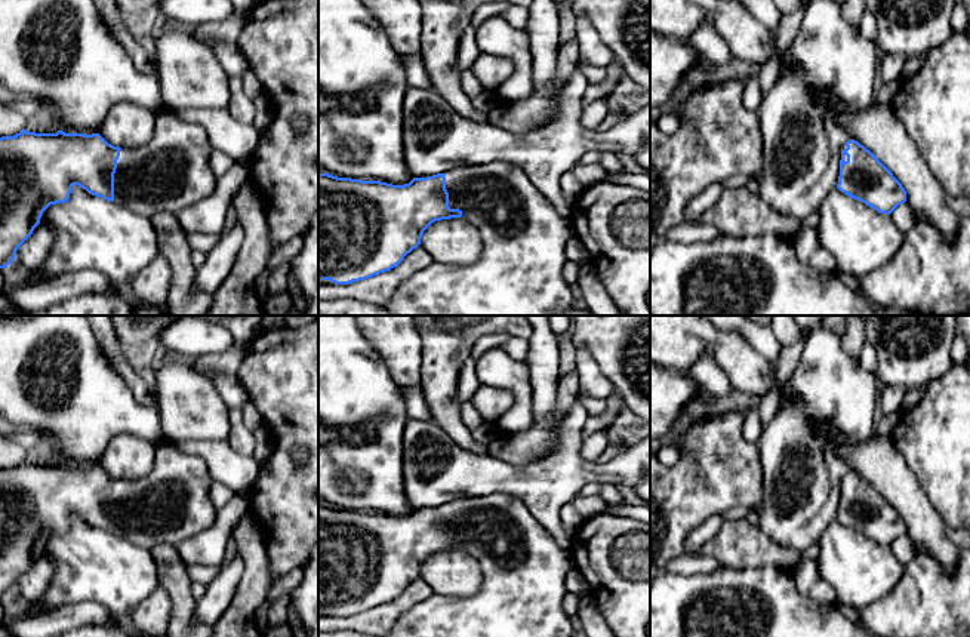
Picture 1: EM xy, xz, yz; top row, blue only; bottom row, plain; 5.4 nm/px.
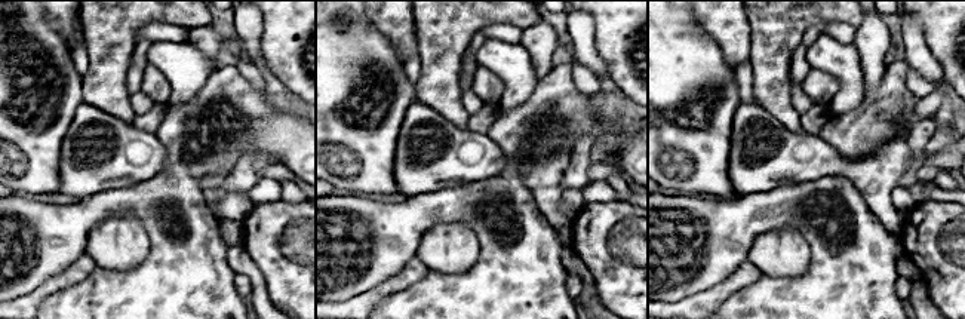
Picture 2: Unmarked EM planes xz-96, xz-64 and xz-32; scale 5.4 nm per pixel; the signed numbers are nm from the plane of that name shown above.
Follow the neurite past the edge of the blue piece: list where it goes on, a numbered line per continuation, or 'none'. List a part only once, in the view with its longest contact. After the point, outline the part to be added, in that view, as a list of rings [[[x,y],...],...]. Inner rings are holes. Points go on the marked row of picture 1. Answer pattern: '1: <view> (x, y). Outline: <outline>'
1: xy (172, 172). Outline: [[[161,107],[155,111],[154,135],[139,148],[121,148],[114,173],[114,201],[132,212],[151,218],[157,213],[176,215],[213,194],[218,178],[210,170],[215,151],[201,124],[178,117]]]

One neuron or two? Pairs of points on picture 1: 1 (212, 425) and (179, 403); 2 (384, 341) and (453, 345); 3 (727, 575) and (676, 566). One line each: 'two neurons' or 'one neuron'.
1: one neuron
2: two neurons
3: two neurons

